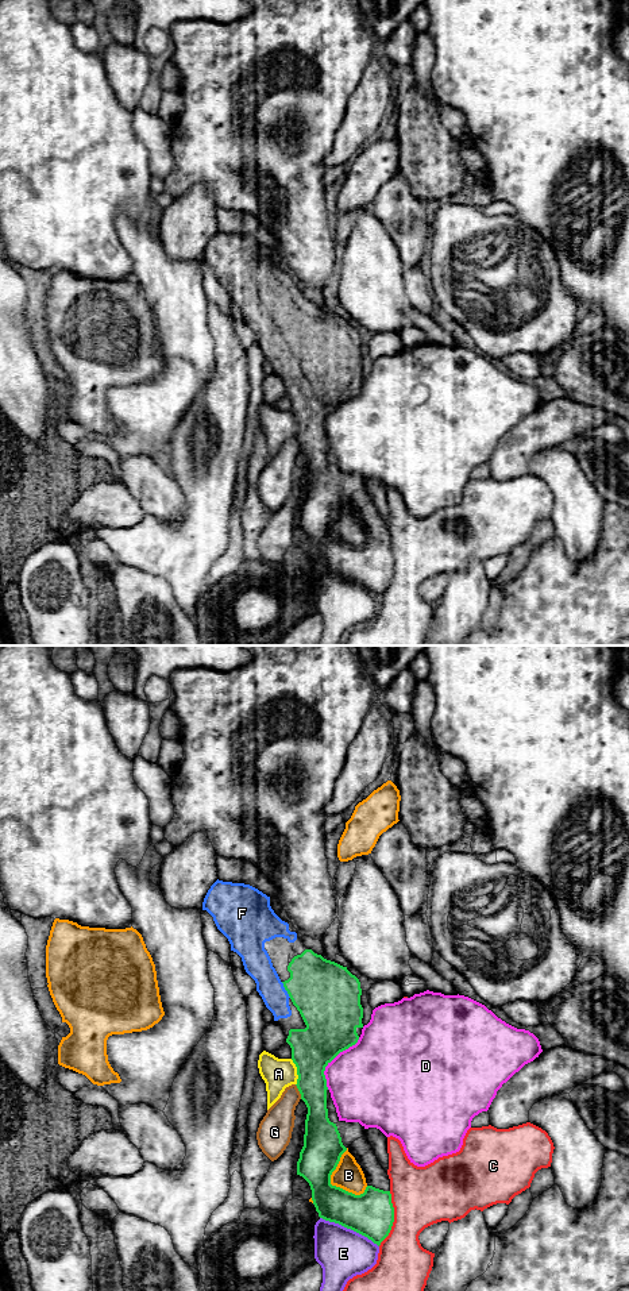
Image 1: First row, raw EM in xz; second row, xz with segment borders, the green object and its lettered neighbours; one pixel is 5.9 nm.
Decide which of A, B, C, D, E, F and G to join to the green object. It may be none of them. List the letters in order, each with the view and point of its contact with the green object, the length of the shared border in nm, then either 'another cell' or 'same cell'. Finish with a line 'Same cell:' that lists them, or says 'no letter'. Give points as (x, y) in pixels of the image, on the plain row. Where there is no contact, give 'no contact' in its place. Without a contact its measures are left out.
A: contact xz (297, 424); length 160 nm; another cell
B: contact xz (330, 532); length 300 nm; another cell
C: contact xz (393, 570); length 340 nm; another cell
D: contact xz (332, 411); length 360 nm; another cell
E: contact xz (350, 580); length 400 nm; another cell
F: contact xz (285, 340); length 110 nm; same cell
G: contact xz (298, 442); length 100 nm; another cell
Same cell: F

